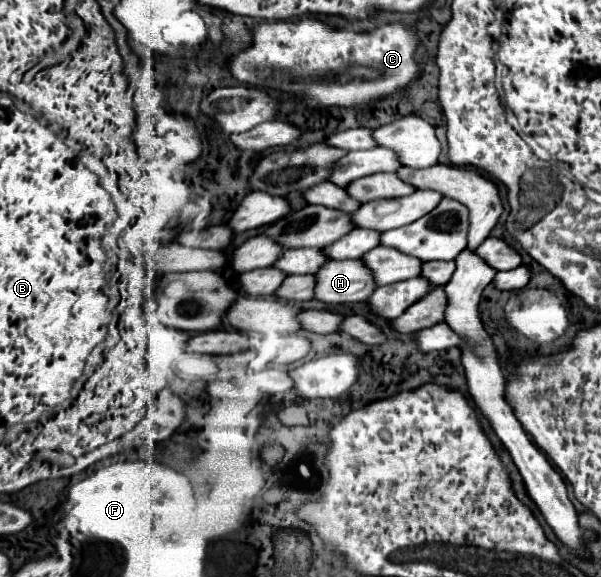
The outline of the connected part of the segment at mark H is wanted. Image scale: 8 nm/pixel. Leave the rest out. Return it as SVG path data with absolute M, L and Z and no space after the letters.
M361 260L325 262L315 274L315 296L325 304L353 304L363 302L373 292L373 278Z

